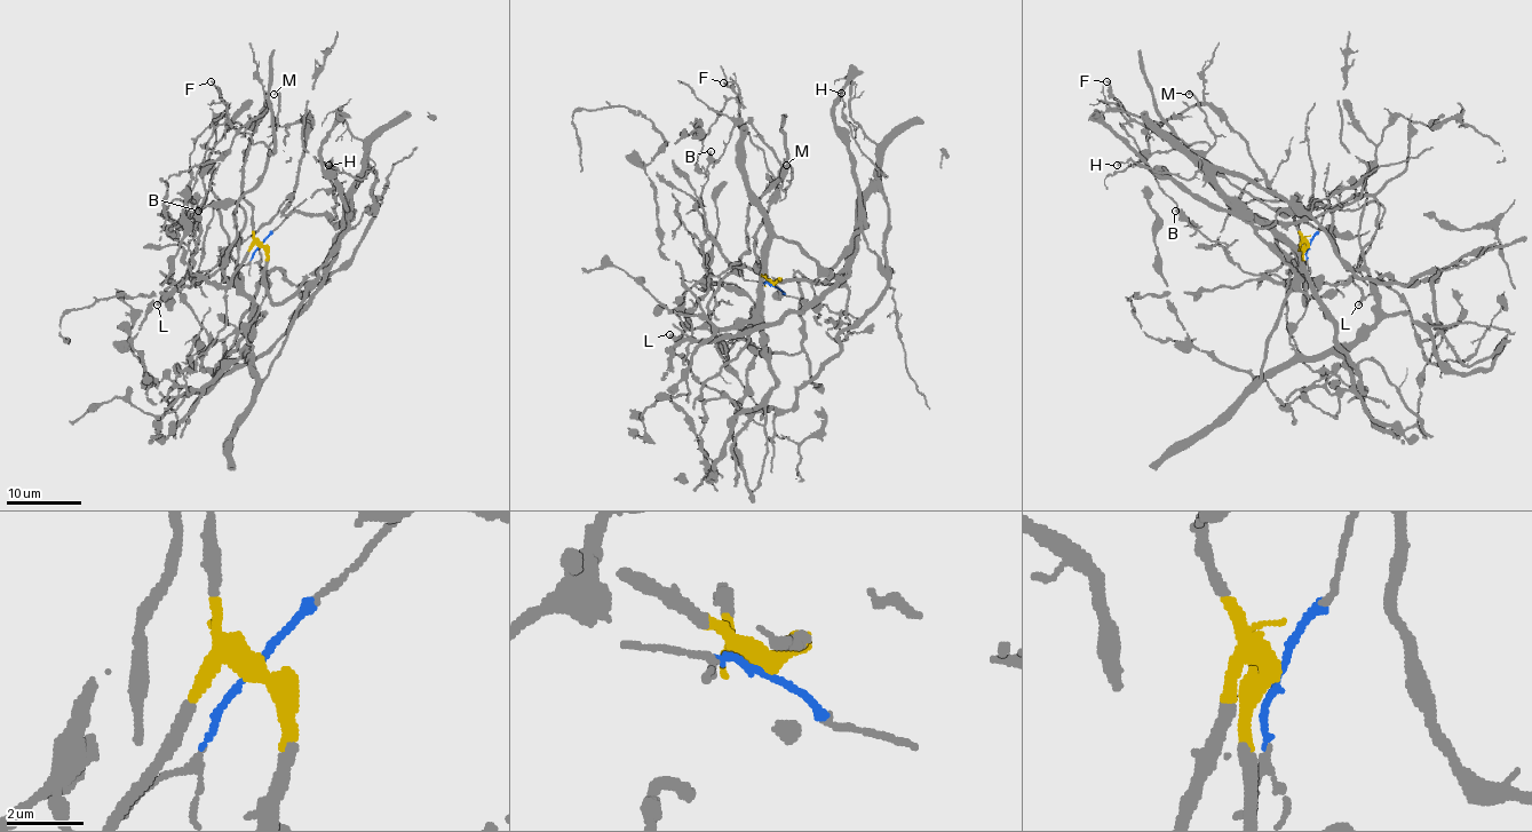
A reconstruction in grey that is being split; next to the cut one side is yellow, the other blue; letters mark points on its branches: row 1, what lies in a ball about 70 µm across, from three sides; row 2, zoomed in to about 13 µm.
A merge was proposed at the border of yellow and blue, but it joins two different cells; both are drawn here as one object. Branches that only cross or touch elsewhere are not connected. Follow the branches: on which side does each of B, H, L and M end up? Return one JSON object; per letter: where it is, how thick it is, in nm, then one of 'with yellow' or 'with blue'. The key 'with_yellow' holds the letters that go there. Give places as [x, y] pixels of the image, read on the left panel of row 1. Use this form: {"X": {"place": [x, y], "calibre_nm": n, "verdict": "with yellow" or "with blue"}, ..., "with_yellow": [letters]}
{"B": {"place": [198, 211], "calibre_nm": 320, "verdict": "with yellow"}, "H": {"place": [328, 165], "calibre_nm": 160, "verdict": "with yellow"}, "L": {"place": [157, 304], "calibre_nm": 280, "verdict": "with blue"}, "M": {"place": [274, 94], "calibre_nm": 170, "verdict": "with blue"}, "with_yellow": ["B", "H"]}

